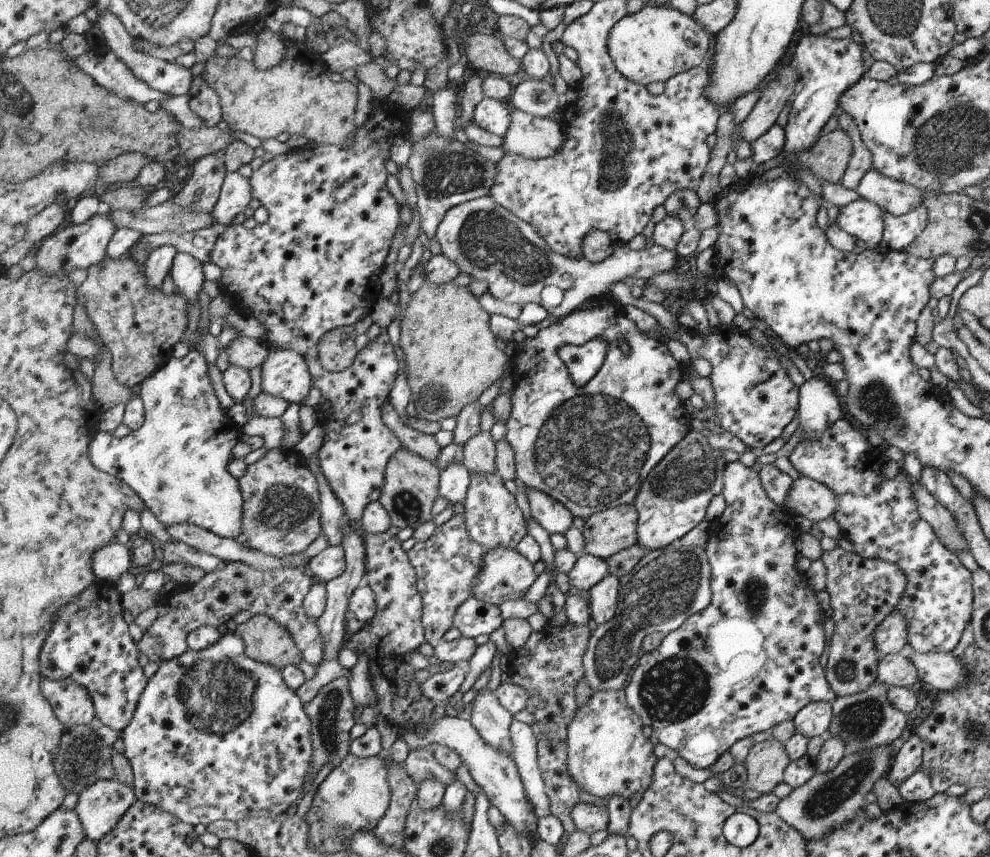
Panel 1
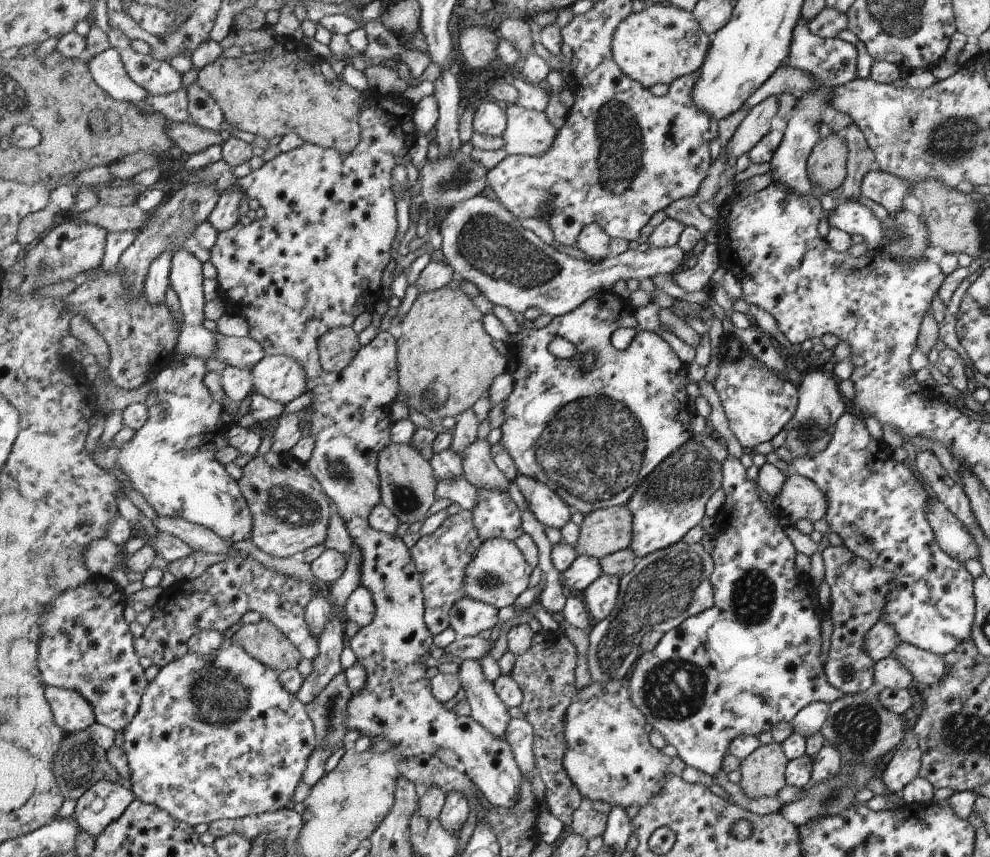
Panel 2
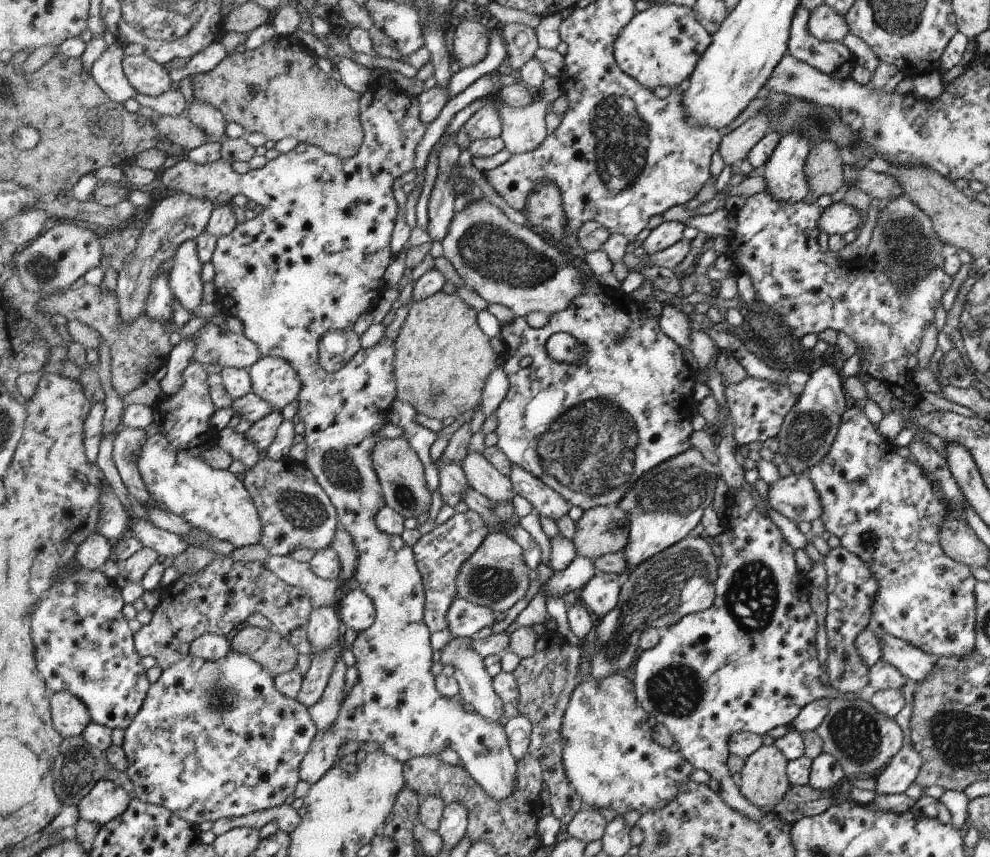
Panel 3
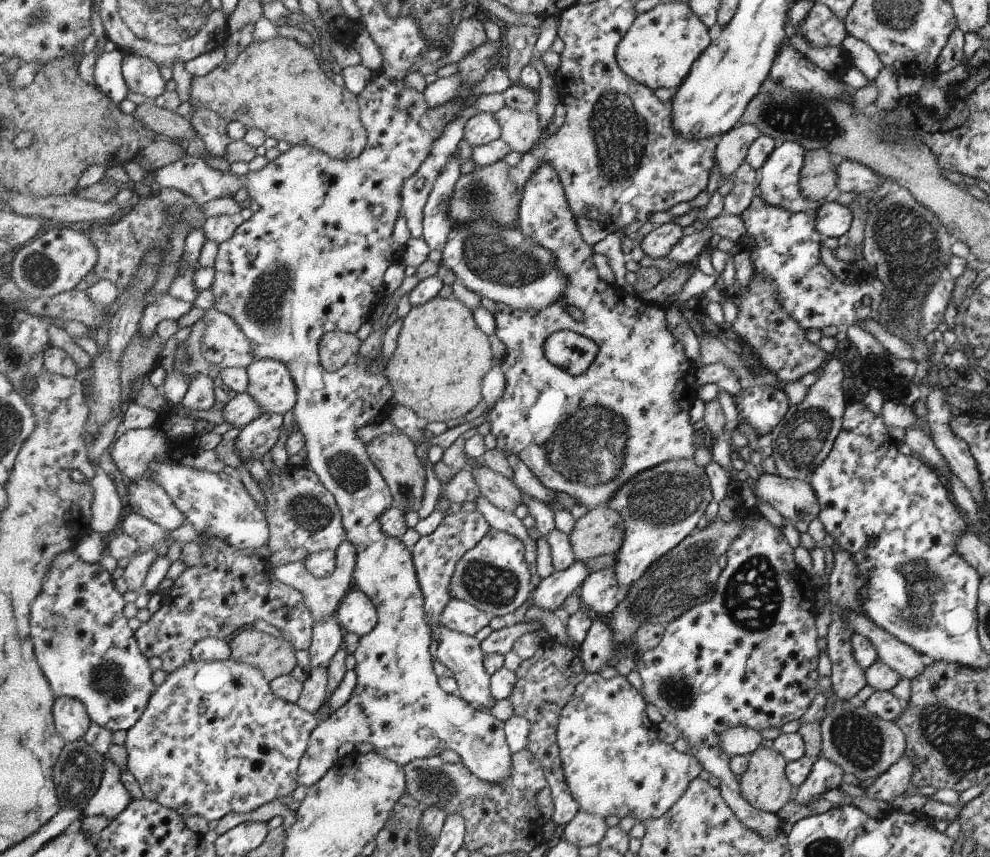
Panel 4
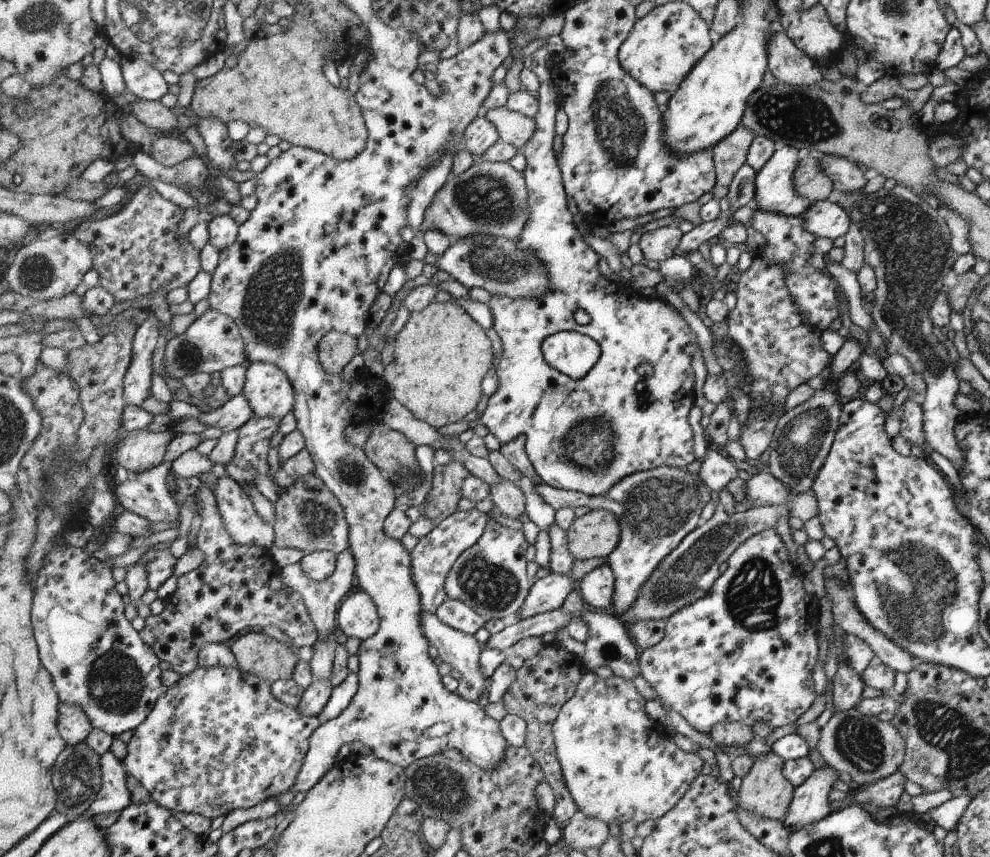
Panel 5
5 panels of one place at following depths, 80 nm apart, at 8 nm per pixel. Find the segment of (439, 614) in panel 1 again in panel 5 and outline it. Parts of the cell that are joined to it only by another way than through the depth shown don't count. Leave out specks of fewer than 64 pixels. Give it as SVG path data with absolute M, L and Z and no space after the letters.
M478 509L471 511L457 510L435 526L431 532L418 539L412 553L413 580L416 582L421 595L423 612L434 613L448 598L445 591L445 580L450 569L461 554L476 544L485 534L490 517Z

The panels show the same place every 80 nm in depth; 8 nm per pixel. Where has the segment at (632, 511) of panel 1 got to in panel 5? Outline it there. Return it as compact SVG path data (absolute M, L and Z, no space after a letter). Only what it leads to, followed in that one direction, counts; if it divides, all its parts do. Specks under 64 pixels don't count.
M590 509L590 512L581 517L576 517L568 527L567 541L570 554L576 560L606 559L617 547L621 538L620 518L606 509Z

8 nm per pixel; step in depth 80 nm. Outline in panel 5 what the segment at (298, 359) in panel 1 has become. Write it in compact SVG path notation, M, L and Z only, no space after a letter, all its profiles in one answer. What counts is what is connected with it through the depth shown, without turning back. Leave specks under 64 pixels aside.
M248 363L241 392L258 418L282 419L296 402L292 382L286 373L272 363Z

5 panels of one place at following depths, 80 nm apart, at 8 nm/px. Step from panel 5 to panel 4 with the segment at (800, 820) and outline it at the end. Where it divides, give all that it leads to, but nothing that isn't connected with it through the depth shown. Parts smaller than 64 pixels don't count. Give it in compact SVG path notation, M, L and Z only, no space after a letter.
M822 756L817 757L808 778L799 786L794 801L798 804L812 804L828 790L840 786L844 770L840 765Z

